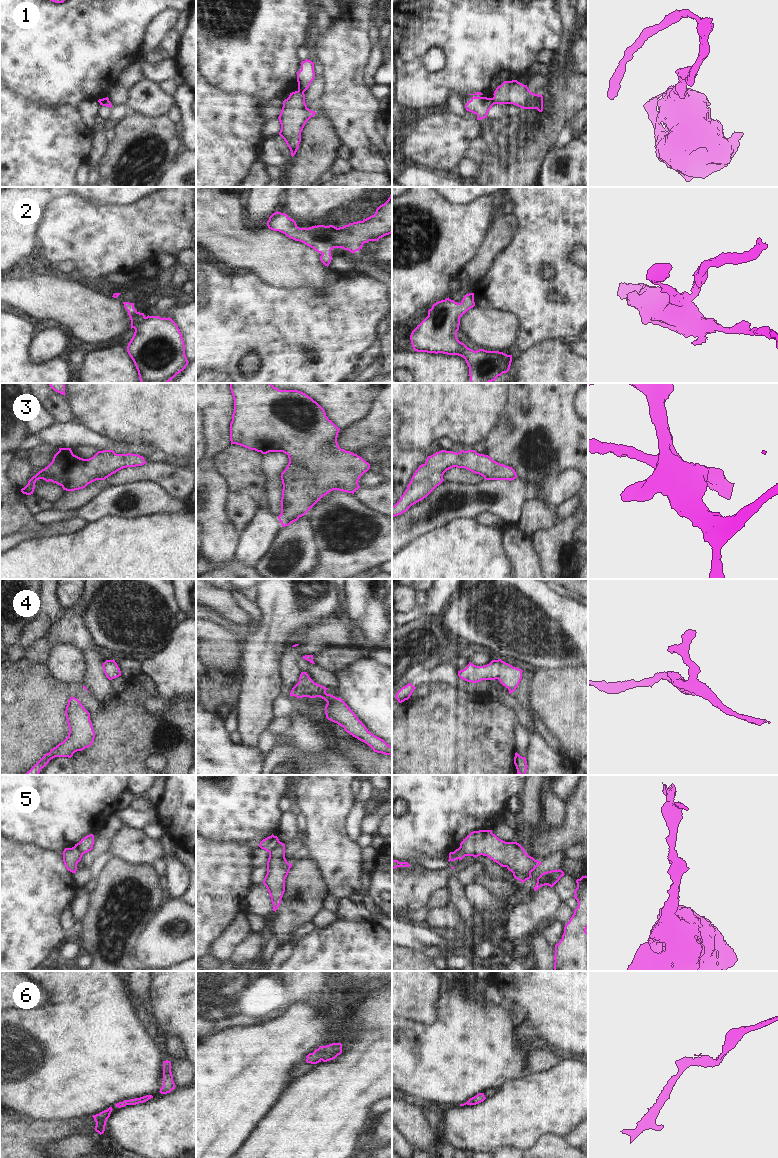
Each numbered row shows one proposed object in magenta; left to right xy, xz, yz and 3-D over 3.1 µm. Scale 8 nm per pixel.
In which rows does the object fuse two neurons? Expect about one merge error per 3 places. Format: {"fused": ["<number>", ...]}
{"fused": ["1", "5"]}

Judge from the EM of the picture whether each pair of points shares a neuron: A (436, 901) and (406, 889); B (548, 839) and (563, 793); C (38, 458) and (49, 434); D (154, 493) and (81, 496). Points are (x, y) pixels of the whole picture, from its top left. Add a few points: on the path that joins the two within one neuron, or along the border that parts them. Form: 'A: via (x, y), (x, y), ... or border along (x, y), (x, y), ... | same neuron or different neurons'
A: border along (447, 886), (439, 889), (430, 898), (426, 907) | different neurons
B: border along (577, 785), (572, 795), (566, 801) | different neurons
C: border along (42, 443), (48, 443), (58, 448) | different neurons
D: border along (118, 486), (104, 487), (77, 509) | different neurons

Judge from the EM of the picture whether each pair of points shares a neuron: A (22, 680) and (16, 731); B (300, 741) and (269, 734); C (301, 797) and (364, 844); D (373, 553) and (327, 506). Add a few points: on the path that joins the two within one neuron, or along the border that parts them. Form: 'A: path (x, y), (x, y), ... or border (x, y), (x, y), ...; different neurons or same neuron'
A: path (35, 693), (36, 711), (29, 718); same neuron
B: border (290, 717), (290, 725), (284, 732); different neurons
C: border (355, 843), (364, 851); different neurons
D: path (355, 542), (334, 538), (326, 524); same neuron

